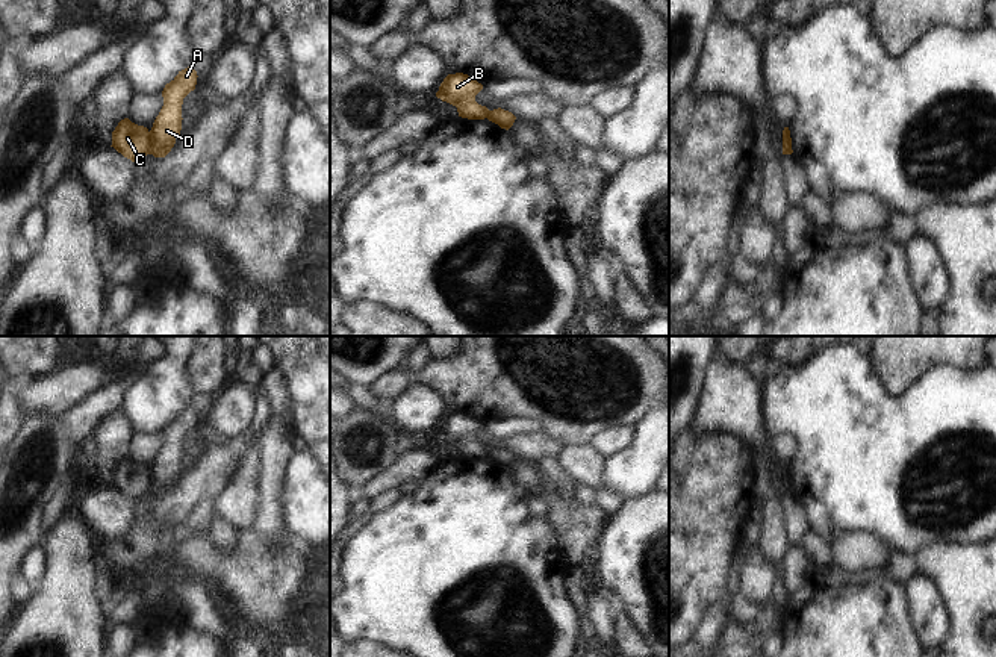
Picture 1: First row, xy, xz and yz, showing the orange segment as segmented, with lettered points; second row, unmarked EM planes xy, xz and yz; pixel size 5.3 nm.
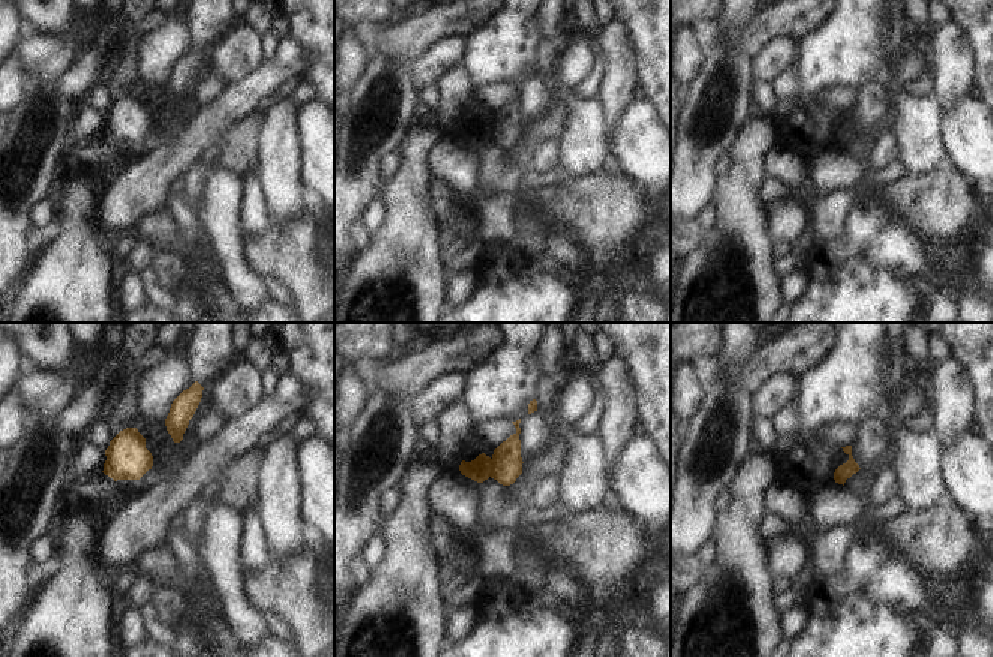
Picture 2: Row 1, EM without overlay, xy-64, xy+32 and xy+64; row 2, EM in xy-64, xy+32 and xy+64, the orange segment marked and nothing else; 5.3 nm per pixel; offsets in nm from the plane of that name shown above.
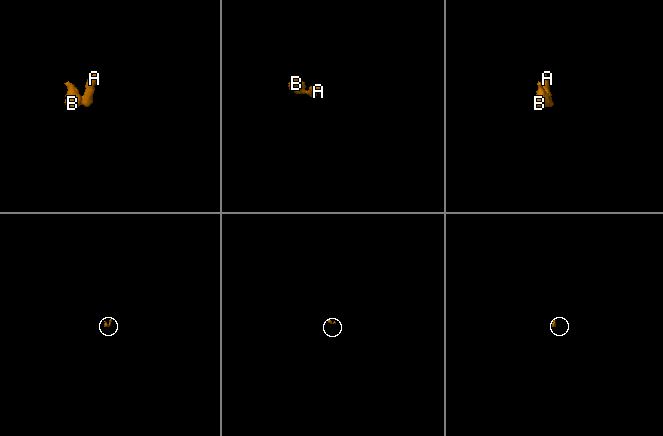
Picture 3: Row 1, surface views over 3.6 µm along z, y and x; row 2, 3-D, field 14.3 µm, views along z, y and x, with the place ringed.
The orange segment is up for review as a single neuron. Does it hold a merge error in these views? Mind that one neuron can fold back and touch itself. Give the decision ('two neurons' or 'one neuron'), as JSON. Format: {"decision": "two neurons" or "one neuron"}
{"decision": "two neurons"}

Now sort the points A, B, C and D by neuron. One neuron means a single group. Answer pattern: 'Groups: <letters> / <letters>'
Groups: A D / B C

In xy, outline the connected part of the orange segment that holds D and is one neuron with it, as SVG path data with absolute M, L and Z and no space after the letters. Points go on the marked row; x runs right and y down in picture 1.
M188 67L165 85L162 91L163 106L156 117L151 133L150 154L165 157L176 144L182 130L182 104L183 98L195 89L197 71Z

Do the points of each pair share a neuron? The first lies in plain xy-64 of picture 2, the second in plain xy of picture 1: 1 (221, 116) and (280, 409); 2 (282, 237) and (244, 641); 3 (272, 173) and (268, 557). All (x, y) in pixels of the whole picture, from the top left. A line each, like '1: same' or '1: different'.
1: different
2: different
3: different

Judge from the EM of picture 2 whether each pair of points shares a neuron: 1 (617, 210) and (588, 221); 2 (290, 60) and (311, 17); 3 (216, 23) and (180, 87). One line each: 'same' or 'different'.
1: same
2: different
3: same

